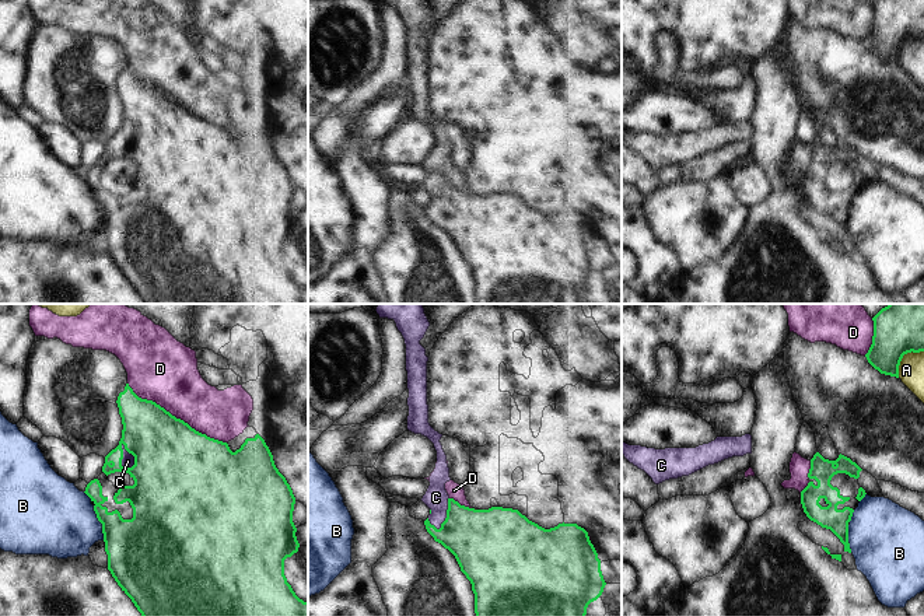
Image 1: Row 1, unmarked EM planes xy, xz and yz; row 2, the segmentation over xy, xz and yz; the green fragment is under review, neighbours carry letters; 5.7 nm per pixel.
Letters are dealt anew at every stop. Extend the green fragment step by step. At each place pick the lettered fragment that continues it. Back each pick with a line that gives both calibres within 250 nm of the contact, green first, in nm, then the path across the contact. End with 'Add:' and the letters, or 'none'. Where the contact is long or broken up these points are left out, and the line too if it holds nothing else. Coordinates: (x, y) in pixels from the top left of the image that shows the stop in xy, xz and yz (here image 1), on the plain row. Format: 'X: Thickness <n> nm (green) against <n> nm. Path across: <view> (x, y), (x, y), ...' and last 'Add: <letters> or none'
C: Thickness 460 nm (green) against 70 nm. Path across: xy (174, 151), (154, 140), (132, 140), (128, 147)
Add: C.

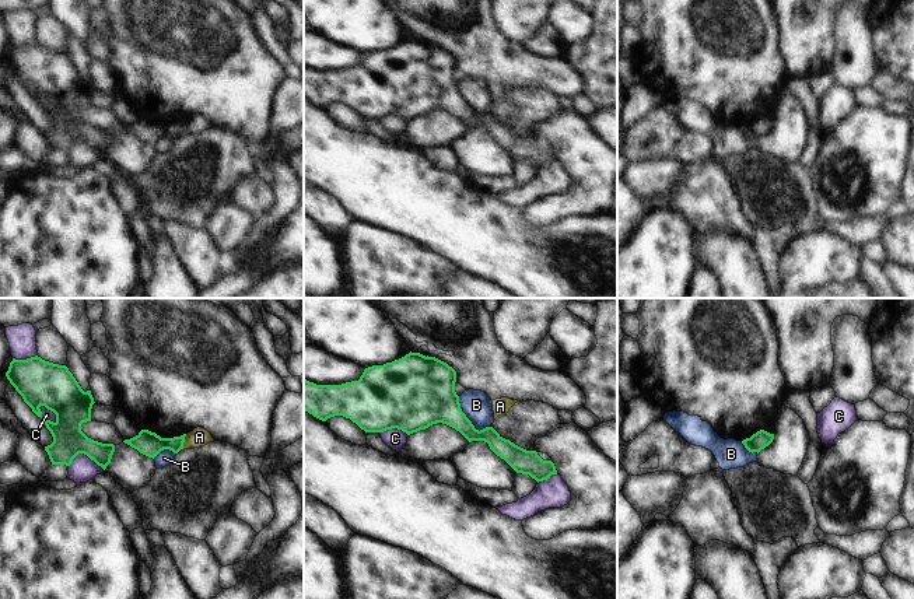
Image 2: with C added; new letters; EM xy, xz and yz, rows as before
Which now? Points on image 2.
Add: none.

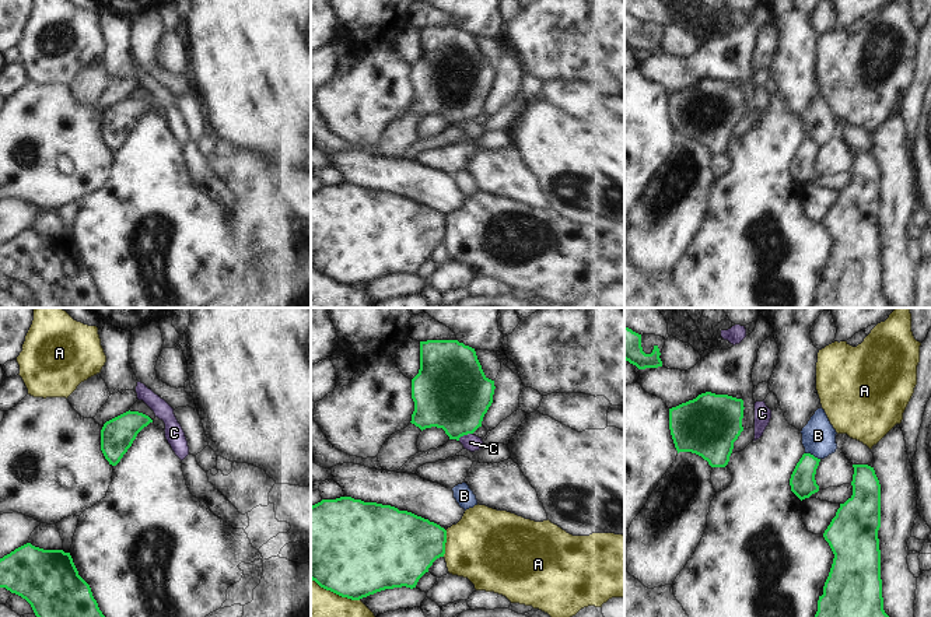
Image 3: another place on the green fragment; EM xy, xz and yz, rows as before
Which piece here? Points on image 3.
Add: none.

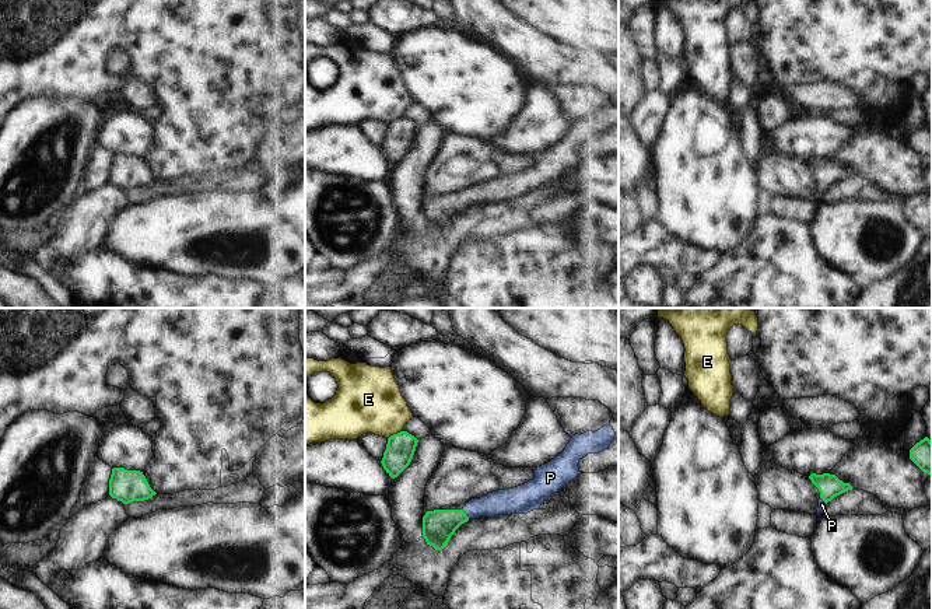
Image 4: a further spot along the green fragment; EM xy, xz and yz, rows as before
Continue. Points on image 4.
P: Thickness 190 nm (green) against 140 nm. Path across: xz (438, 212), (465, 200), (476, 193), (503, 188)
Add: P.

